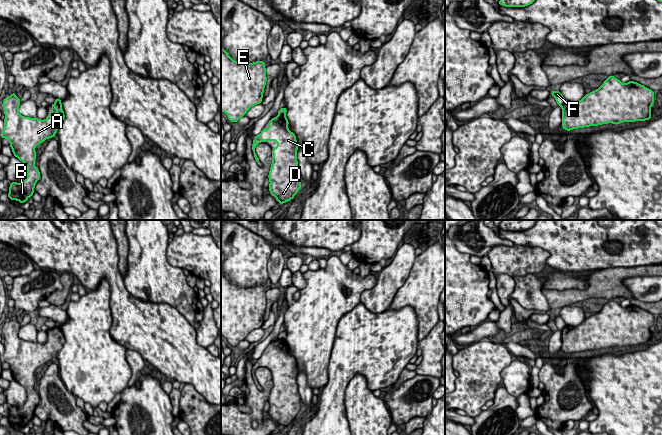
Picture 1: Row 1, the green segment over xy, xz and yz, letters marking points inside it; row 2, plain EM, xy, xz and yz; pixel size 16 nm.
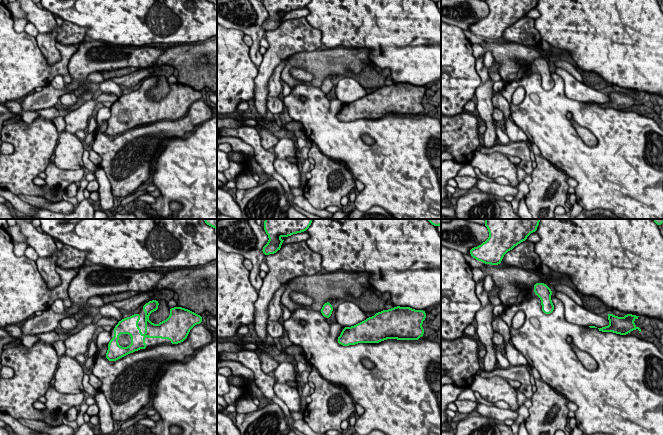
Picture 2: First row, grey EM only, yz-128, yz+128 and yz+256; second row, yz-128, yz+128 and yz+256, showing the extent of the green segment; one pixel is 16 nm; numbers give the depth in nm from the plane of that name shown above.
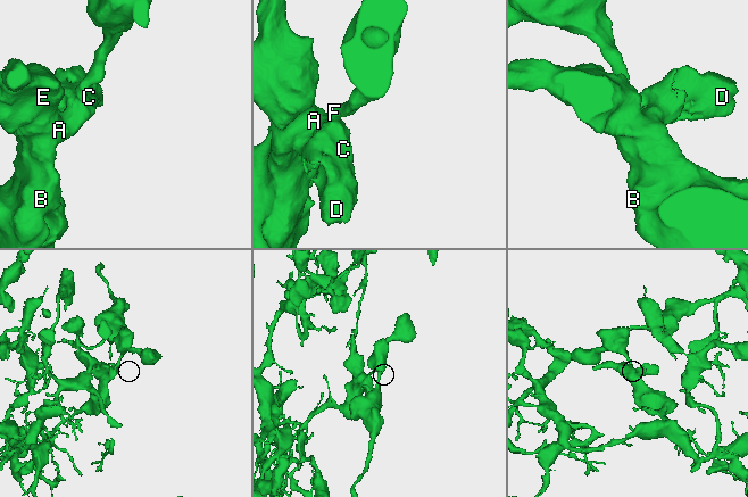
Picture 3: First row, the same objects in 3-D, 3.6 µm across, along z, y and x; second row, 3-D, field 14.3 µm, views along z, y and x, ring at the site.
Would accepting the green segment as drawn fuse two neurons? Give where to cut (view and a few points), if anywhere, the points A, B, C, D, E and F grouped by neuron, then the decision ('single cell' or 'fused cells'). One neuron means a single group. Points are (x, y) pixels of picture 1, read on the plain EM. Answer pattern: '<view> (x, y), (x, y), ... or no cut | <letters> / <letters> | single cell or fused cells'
yz (565, 325), (561, 330) | A B C D E / F | fused cells

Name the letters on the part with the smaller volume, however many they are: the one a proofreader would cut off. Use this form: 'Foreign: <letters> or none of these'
Foreign: F

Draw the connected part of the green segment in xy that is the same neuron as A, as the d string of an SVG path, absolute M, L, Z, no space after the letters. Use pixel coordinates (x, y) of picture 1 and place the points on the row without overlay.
M14 316L3 324L5 350L0 361L9 364L14 380L27 392L25 404L21 408L11 406L8 417L10 425L13 423L22 428L32 421L35 408L40 404L40 396L34 389L37 379L35 371L55 360L65 339L61 327L54 327L45 344L24 341L18 336L20 328L20 323Z

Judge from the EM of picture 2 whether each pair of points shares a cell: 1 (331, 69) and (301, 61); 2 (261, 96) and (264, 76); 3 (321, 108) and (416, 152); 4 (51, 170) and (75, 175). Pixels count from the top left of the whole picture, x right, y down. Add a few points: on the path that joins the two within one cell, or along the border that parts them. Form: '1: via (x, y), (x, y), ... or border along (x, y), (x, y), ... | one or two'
1: via (324, 64), (308, 61) | one
2: via (261, 91), (261, 81) | one
3: via (344, 128), (376, 128), (392, 134) | one
4: via (57, 175), (69, 175) | one

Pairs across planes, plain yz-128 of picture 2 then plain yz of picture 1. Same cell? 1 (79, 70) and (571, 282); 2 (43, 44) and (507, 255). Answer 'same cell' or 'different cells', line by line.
1: same cell
2: different cells

